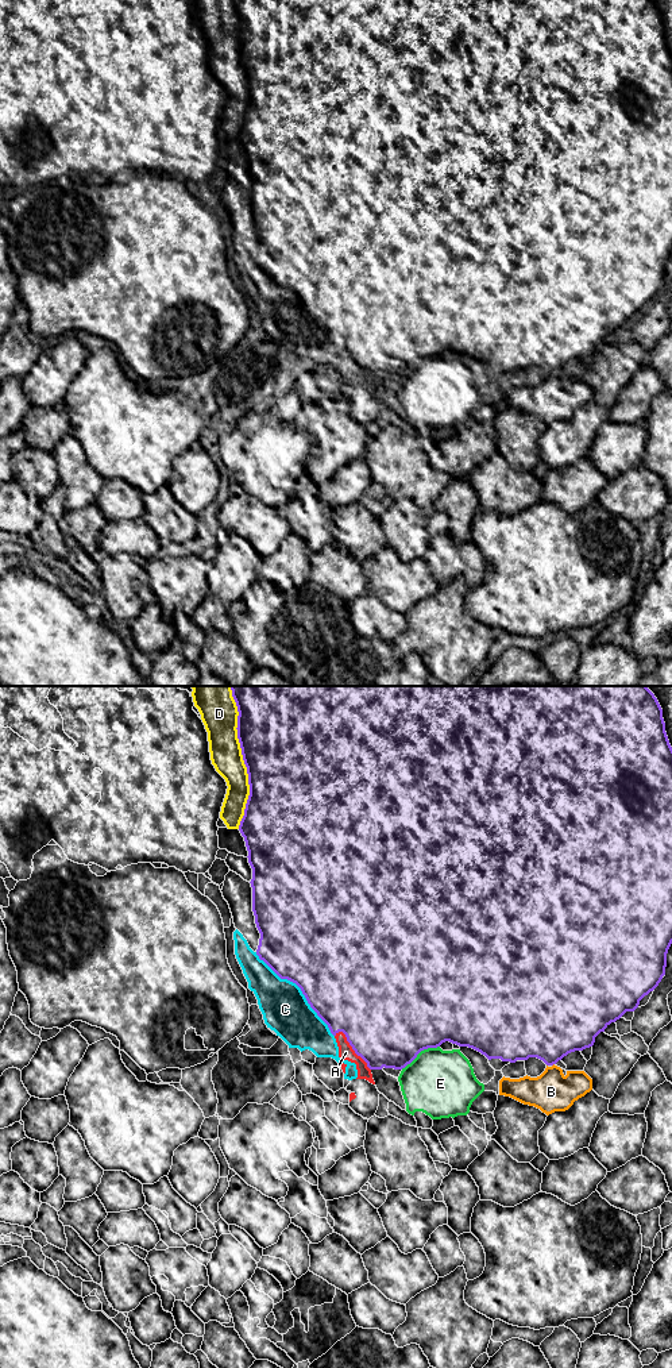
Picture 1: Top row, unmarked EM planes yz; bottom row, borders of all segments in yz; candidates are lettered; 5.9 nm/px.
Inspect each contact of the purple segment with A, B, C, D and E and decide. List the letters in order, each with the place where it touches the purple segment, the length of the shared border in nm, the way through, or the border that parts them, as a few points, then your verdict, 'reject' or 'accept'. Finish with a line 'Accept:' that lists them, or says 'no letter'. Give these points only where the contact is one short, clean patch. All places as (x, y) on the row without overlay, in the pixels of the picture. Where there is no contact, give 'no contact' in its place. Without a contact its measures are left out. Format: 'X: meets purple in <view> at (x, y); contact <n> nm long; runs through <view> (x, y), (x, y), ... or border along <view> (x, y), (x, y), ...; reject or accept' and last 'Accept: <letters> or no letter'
A: meets purple in yz at (352, 357); contact 300 nm long; border along yz (336, 340), (344, 343), (351, 357), (370, 378); reject
B: no contact; reject
C: meets purple in yz at (301, 299); contact 700 nm long; reject
D: meets purple in yz at (243, 68); contact 800 nm long; reject
E: meets purple in yz at (420, 359); contact 280 nm long; reject
Accept: no letter

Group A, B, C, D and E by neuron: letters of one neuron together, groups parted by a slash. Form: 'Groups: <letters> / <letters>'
Groups: A C D / B / E

